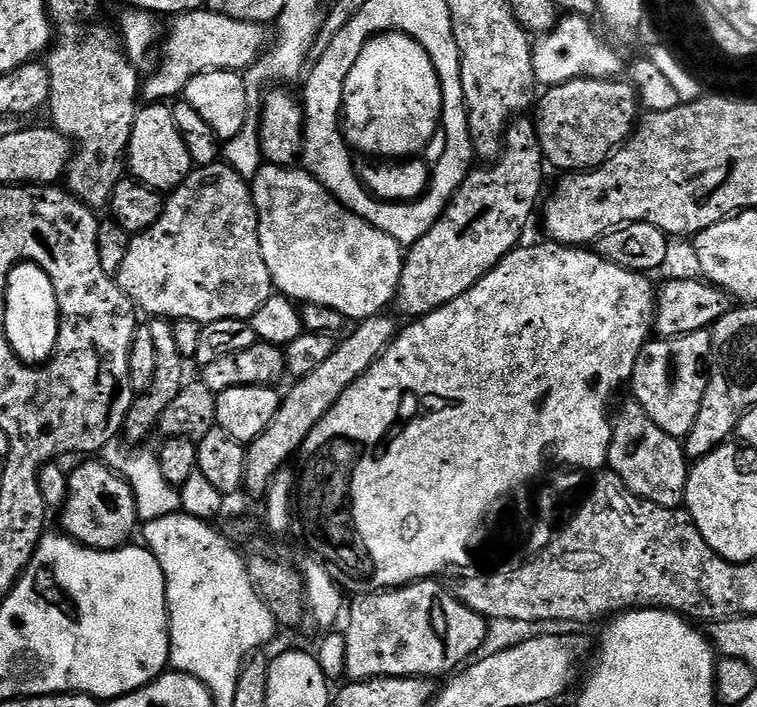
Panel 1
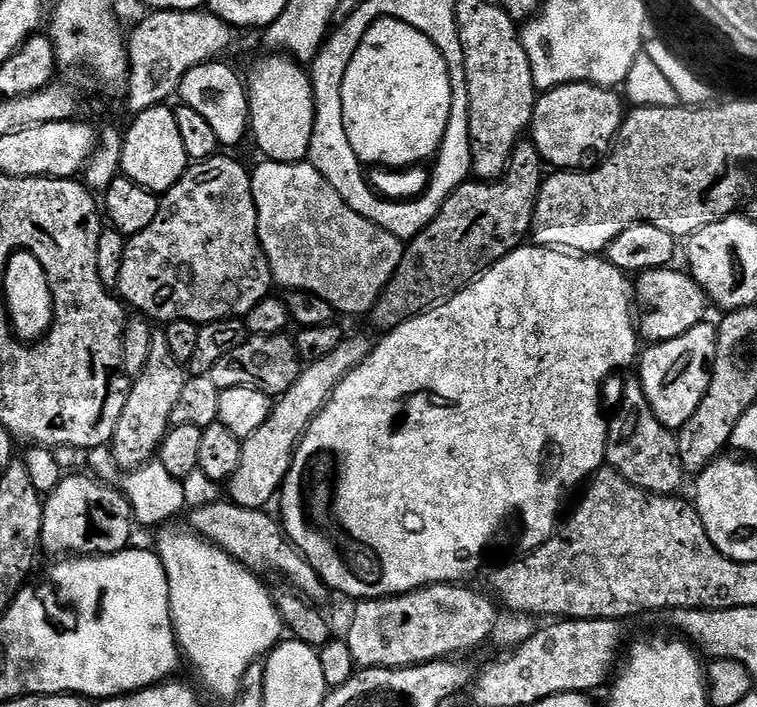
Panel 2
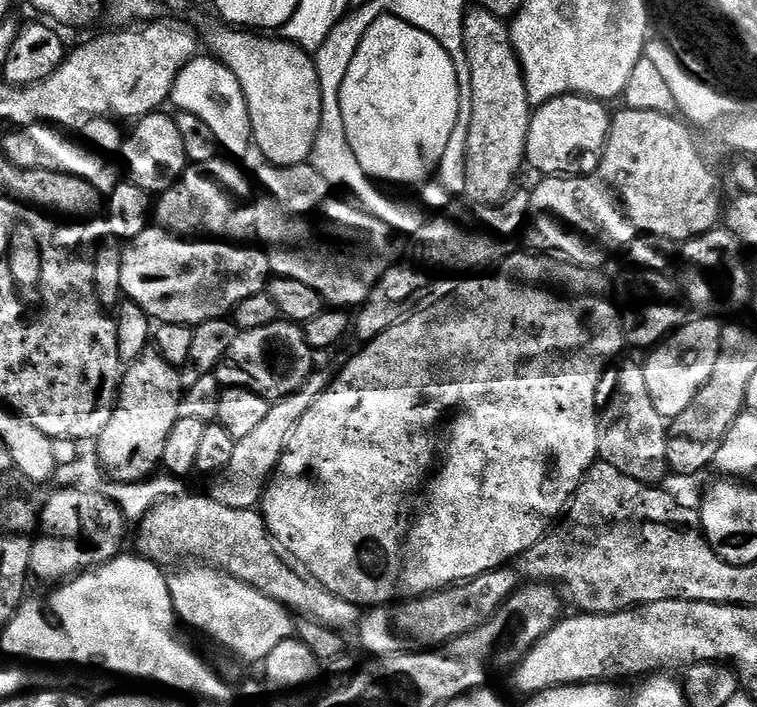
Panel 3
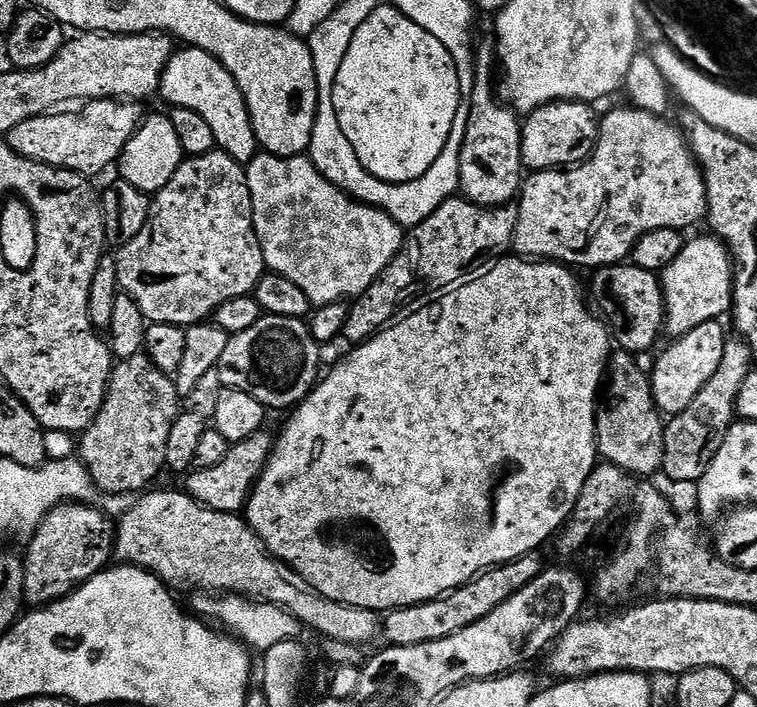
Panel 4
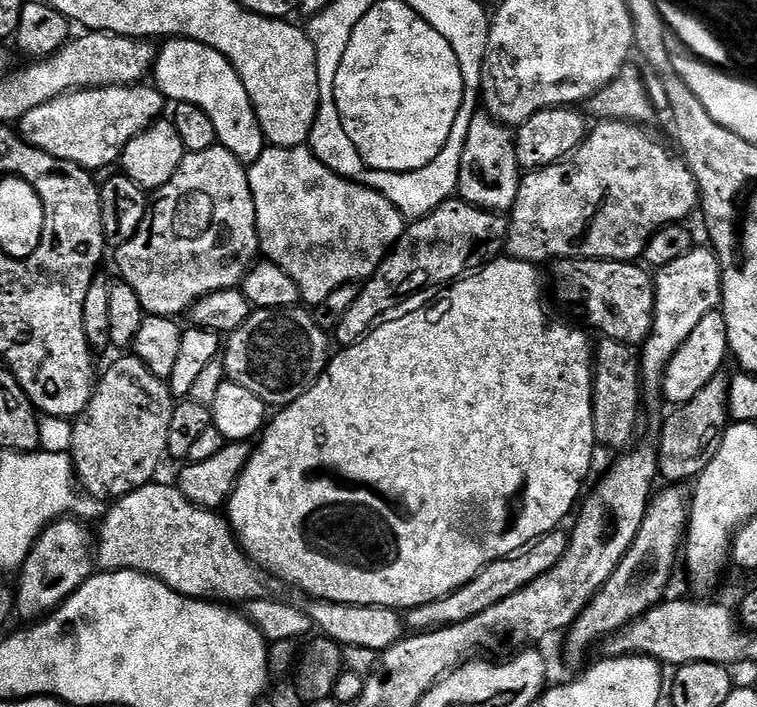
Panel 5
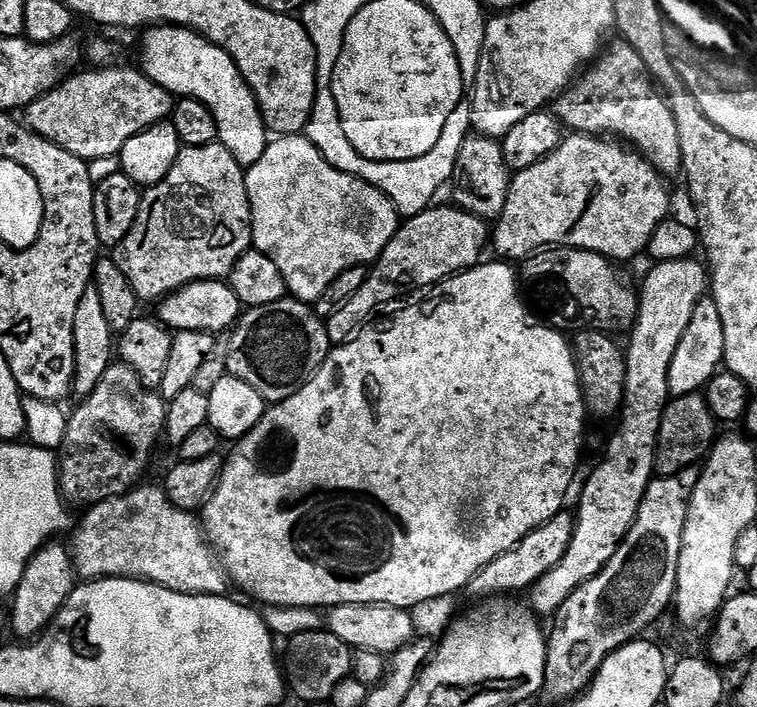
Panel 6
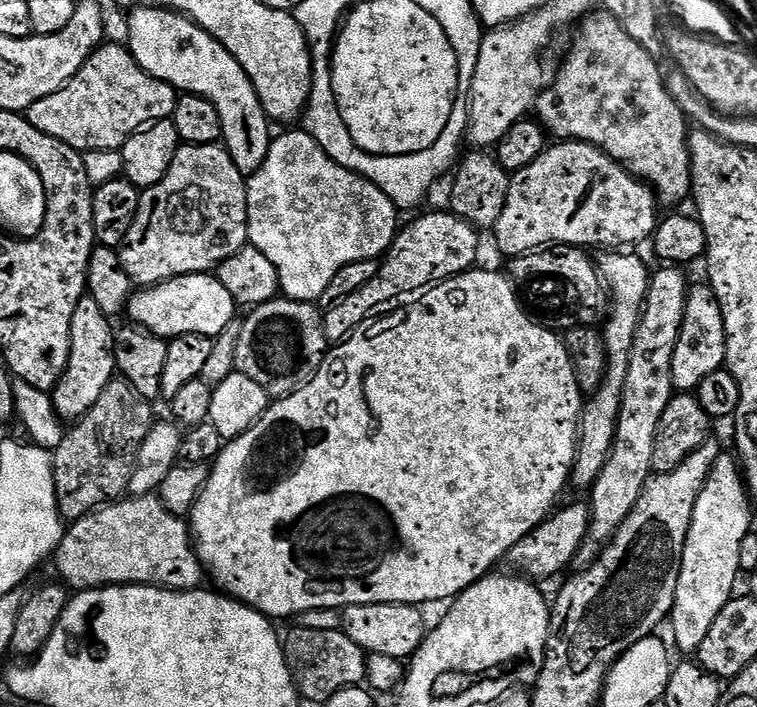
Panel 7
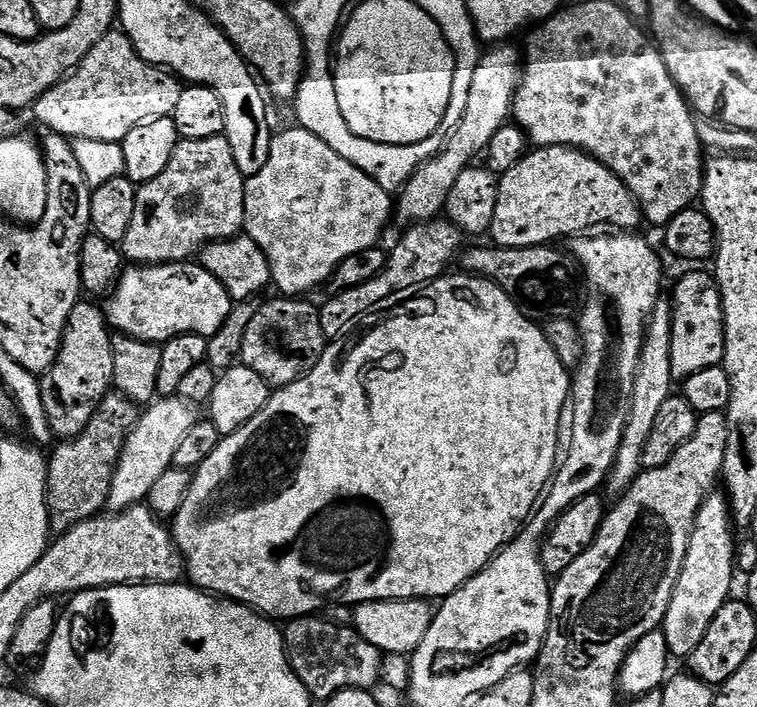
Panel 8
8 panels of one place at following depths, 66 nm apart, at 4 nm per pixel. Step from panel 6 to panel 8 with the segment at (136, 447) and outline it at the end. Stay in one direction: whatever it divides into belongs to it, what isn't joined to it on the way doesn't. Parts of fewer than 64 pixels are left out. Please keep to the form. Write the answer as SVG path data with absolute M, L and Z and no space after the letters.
M115 390L109 391L98 406L86 430L73 440L57 443L48 462L48 526L53 533L68 532L74 526L92 519L107 505L114 470L132 427L136 425L138 406Z

